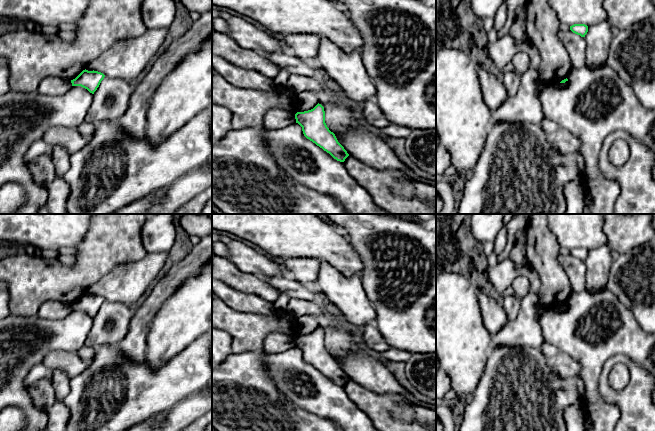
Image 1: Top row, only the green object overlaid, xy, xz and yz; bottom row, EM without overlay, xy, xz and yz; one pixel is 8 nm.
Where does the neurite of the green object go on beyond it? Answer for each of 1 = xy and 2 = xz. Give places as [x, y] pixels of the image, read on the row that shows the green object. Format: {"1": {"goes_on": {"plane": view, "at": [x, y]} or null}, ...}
{"1": {"goes_on": null}, "2": {"goes_on": null}}

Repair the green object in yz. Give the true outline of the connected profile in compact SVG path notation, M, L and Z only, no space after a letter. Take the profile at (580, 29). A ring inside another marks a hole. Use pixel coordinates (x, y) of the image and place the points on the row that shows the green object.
M574 24L570 26L570 30L581 37L585 37L588 32L588 26L585 24Z

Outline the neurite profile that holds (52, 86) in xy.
M47 77L41 81L38 91L48 96L60 96L66 93L71 87L71 81L57 77Z

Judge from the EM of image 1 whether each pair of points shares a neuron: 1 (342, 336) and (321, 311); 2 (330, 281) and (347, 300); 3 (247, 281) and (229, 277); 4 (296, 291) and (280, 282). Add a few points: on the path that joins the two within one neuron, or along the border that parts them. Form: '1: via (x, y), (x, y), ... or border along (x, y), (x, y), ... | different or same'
1: via (336, 330), (324, 317) | same
2: via (335, 286), (344, 295) | same
3: via (243, 281), (233, 277) | same
4: via (292, 288), (284, 284) | same

